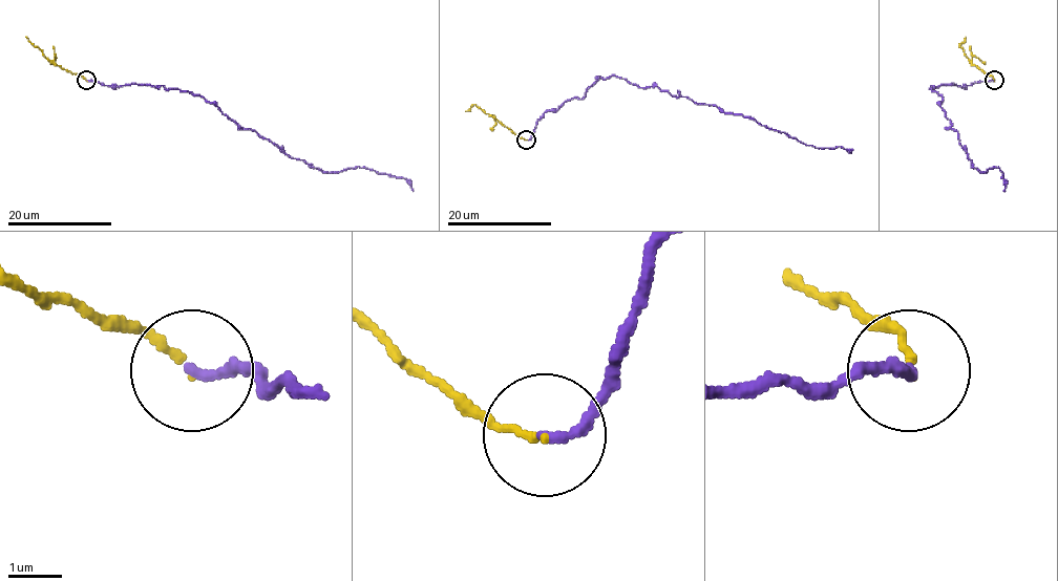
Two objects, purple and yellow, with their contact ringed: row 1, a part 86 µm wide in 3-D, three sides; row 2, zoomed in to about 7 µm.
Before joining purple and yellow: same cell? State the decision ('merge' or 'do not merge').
merge

